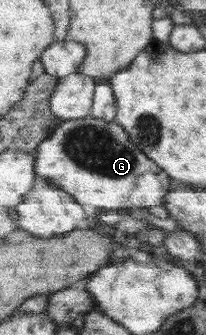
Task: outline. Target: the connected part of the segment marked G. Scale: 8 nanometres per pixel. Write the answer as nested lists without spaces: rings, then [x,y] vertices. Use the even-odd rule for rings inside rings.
[[[92,116],[64,121],[53,130],[38,146],[36,173],[68,191],[90,211],[165,206],[167,194],[177,186],[156,162],[146,157],[120,123]]]

